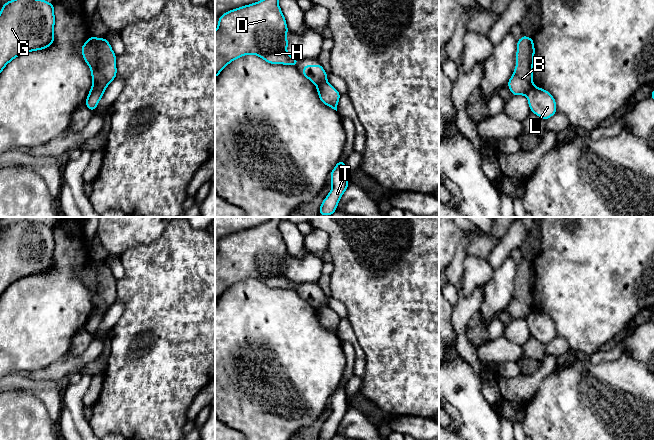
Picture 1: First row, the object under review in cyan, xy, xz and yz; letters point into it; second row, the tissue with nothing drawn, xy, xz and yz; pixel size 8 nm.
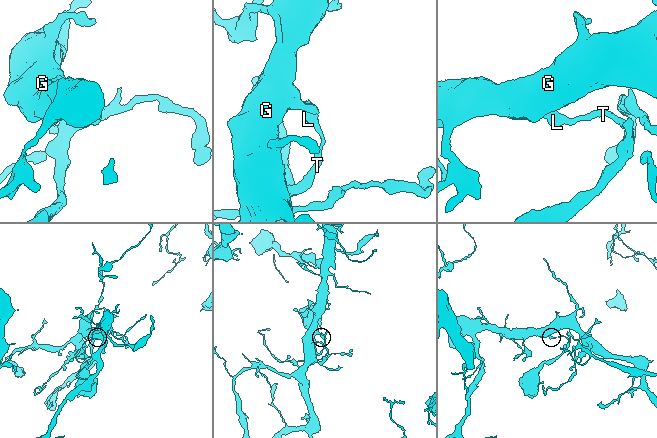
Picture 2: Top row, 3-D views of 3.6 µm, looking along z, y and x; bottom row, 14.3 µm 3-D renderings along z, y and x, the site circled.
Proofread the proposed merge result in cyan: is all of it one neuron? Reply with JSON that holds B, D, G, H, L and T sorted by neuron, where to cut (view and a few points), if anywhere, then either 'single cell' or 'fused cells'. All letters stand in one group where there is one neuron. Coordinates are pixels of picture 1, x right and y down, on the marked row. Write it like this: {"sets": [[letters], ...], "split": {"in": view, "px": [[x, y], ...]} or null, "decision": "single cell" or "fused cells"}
{"sets": [["B", "D", "G", "H"], ["L", "T"]], "split": {"in": "xy", "px": [[105, 87], [95, 89], [88, 96]]}, "decision": "fused cells"}

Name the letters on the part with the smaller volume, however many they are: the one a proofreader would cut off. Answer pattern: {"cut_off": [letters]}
{"cut_off": ["L", "T"]}

